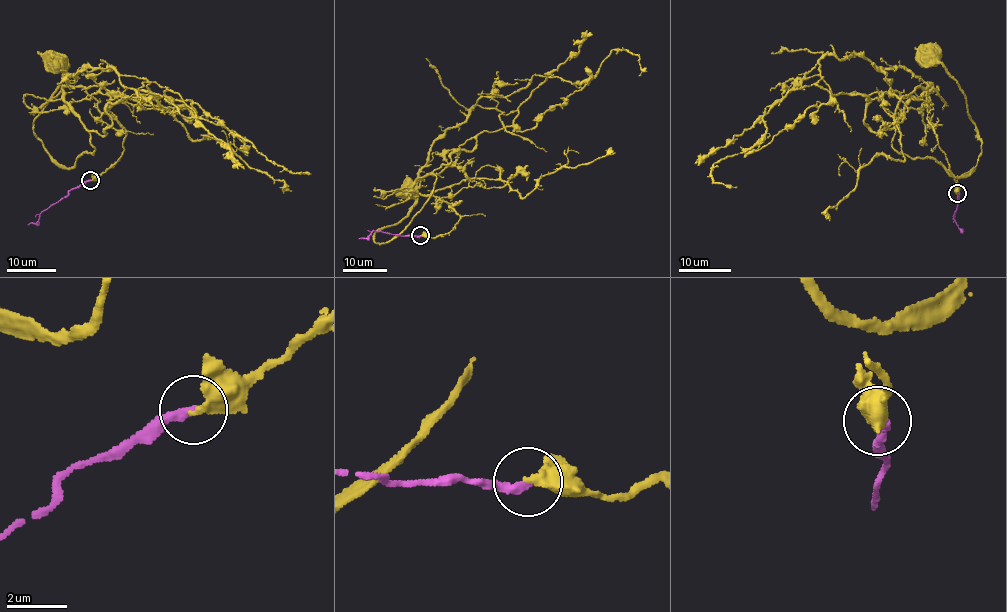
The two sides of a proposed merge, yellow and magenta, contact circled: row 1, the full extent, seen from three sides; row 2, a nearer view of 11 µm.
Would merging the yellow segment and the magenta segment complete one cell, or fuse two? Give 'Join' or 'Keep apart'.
Join

